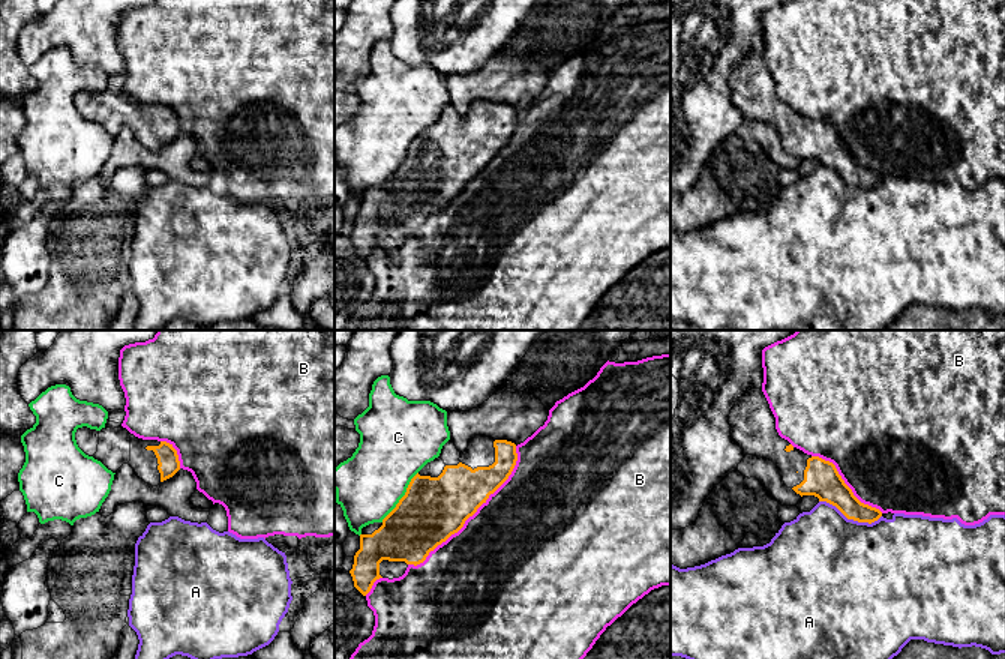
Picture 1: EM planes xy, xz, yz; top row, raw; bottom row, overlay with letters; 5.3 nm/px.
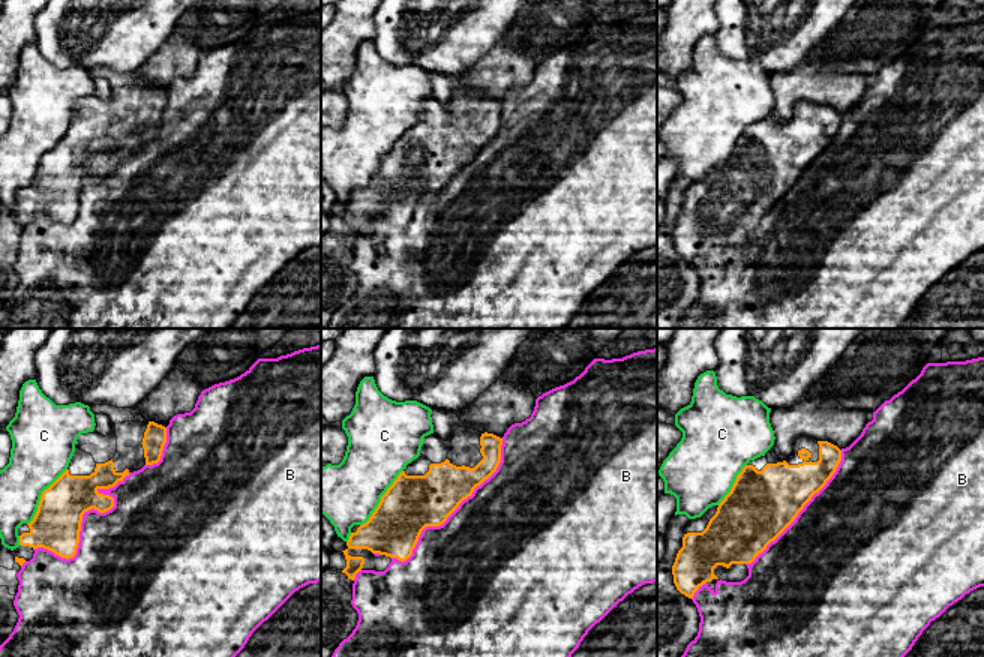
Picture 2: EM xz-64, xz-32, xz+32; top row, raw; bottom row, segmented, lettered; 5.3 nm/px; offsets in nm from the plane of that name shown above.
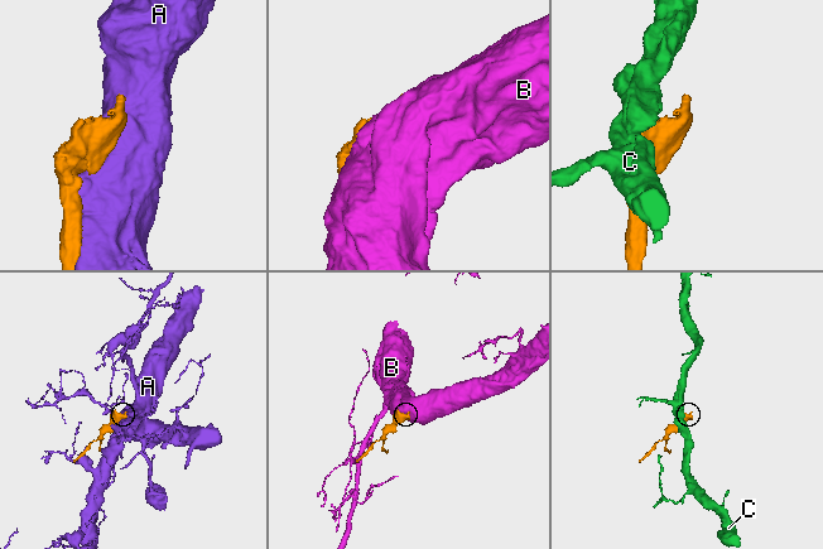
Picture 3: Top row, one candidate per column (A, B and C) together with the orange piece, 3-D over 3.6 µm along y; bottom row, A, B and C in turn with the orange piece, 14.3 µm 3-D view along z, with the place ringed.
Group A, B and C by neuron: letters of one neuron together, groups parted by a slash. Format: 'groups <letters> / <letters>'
groups A / B / C

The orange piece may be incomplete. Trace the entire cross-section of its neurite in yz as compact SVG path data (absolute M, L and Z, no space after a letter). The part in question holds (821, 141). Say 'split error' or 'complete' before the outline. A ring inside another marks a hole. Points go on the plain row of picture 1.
split error; M760 53L748 54L735 66L729 89L730 99L744 119L772 125L784 149L801 161L814 159L858 186L872 188L882 180L879 173L854 159L832 126L804 117L778 99L776 81Z

